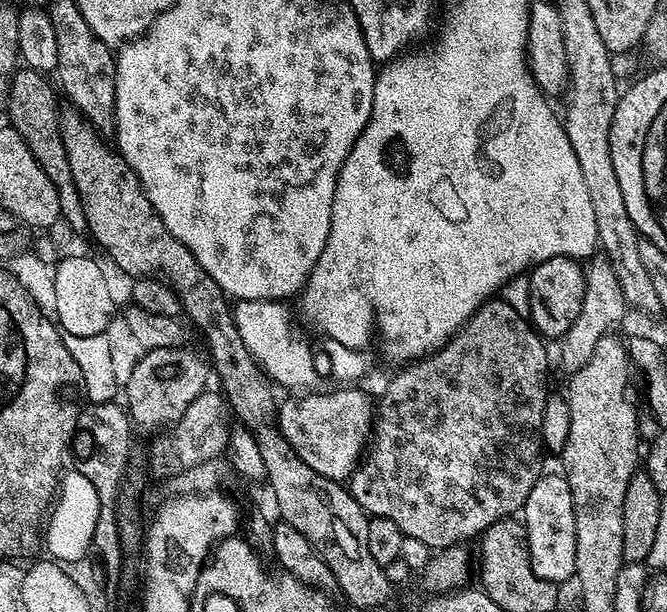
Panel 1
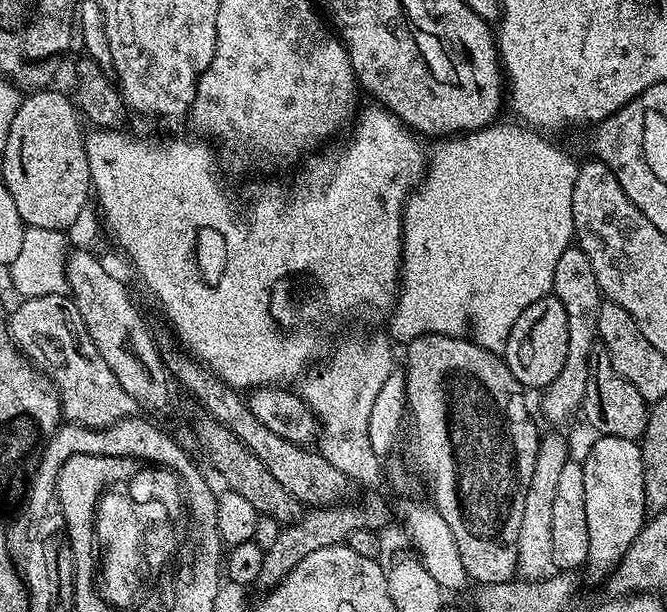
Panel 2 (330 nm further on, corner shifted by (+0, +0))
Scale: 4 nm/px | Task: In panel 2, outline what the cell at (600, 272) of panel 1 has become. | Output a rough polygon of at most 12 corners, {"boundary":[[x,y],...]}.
{"boundary":[[545,435],[522,505],[517,573],[553,571],[552,511],[570,458],[560,436]]}

